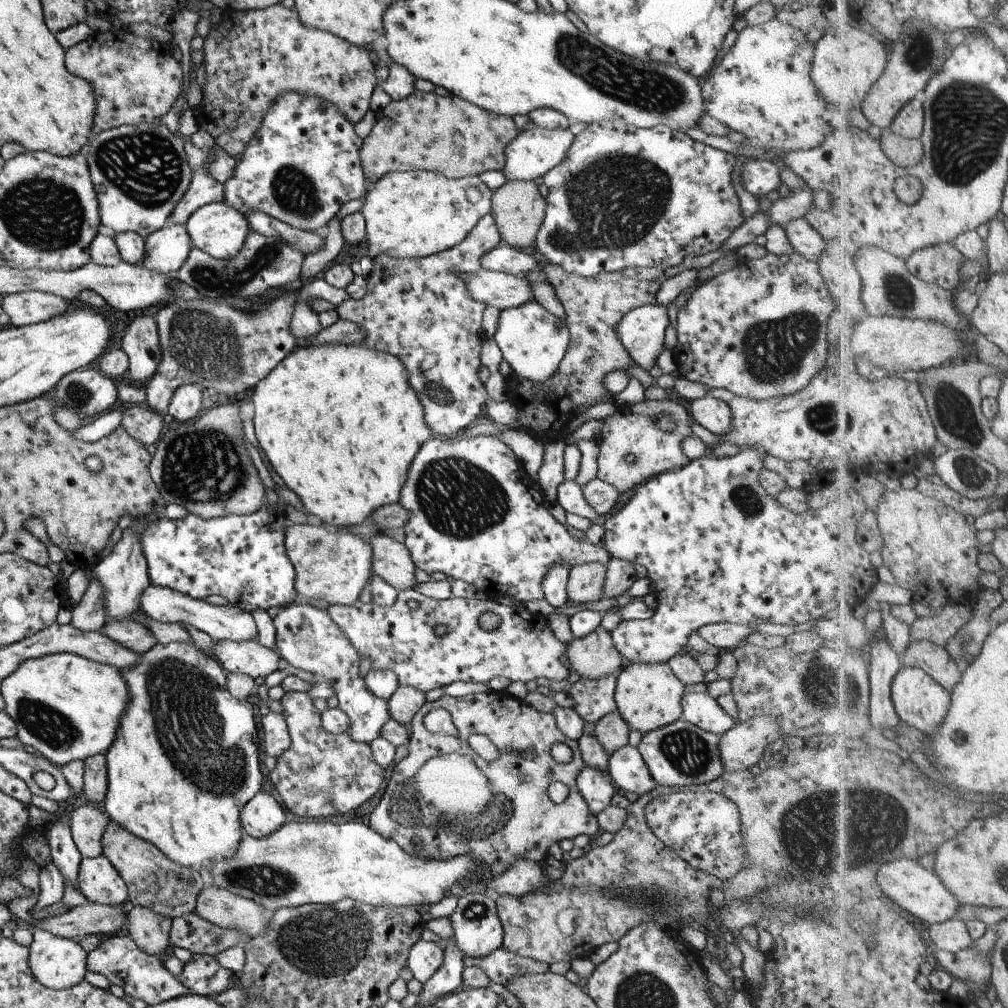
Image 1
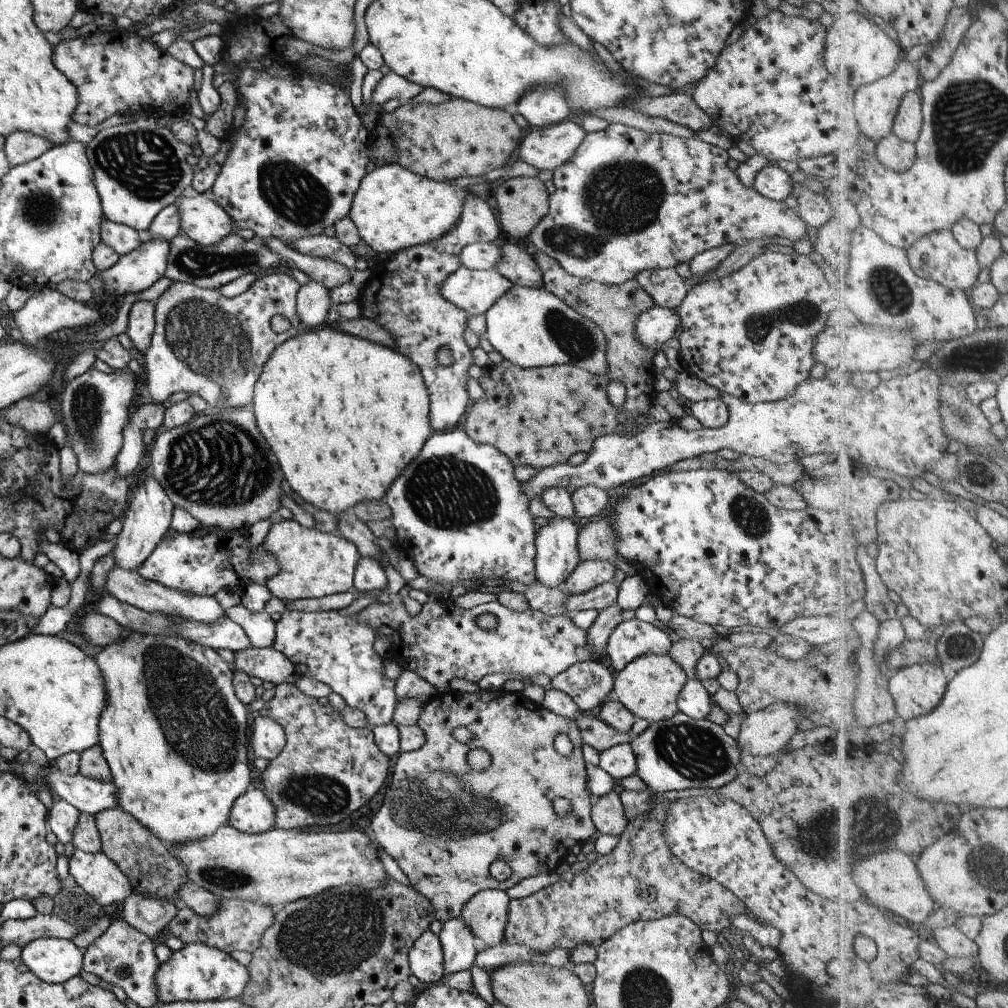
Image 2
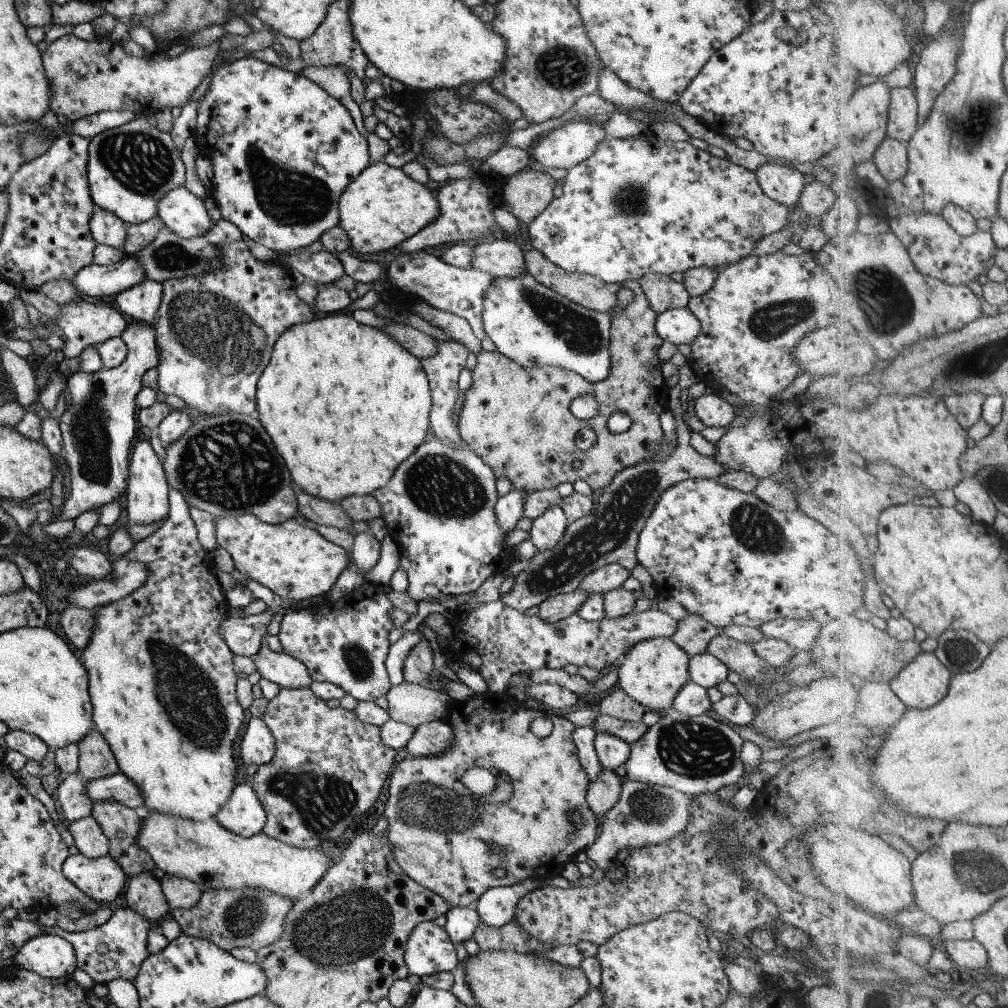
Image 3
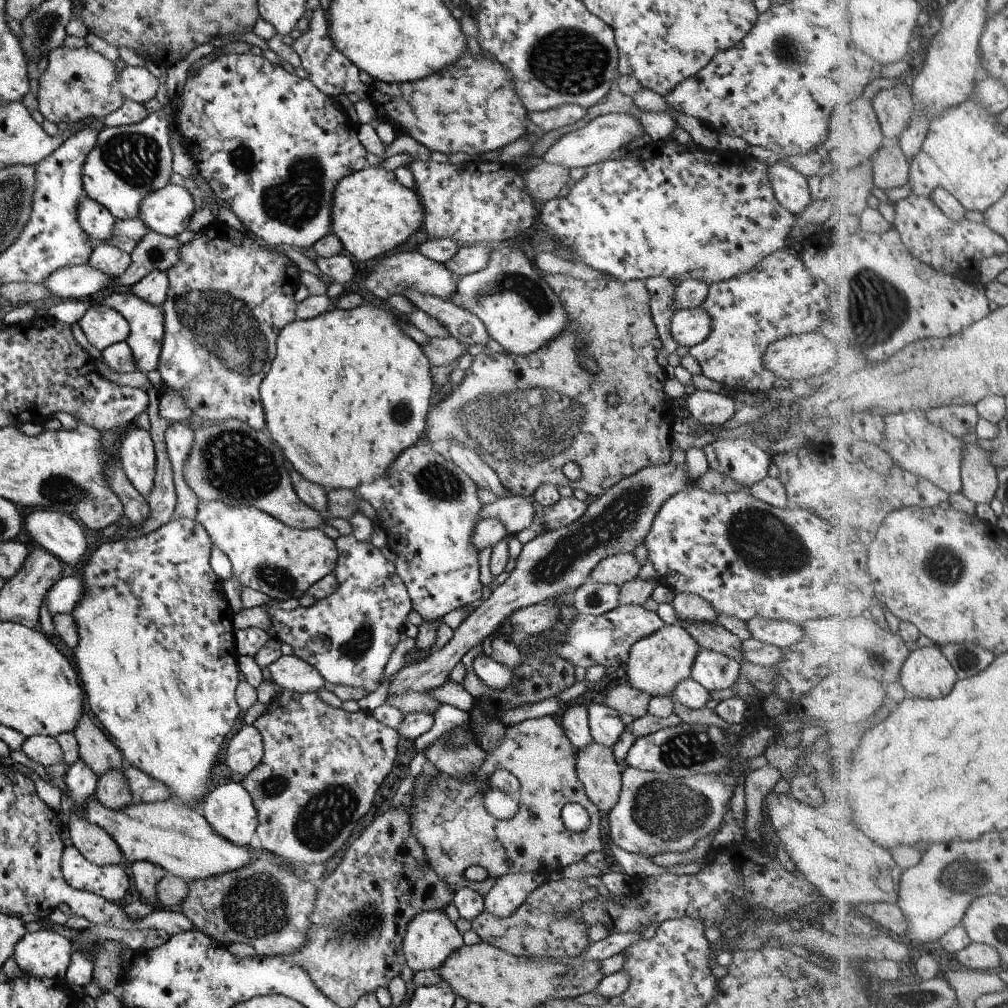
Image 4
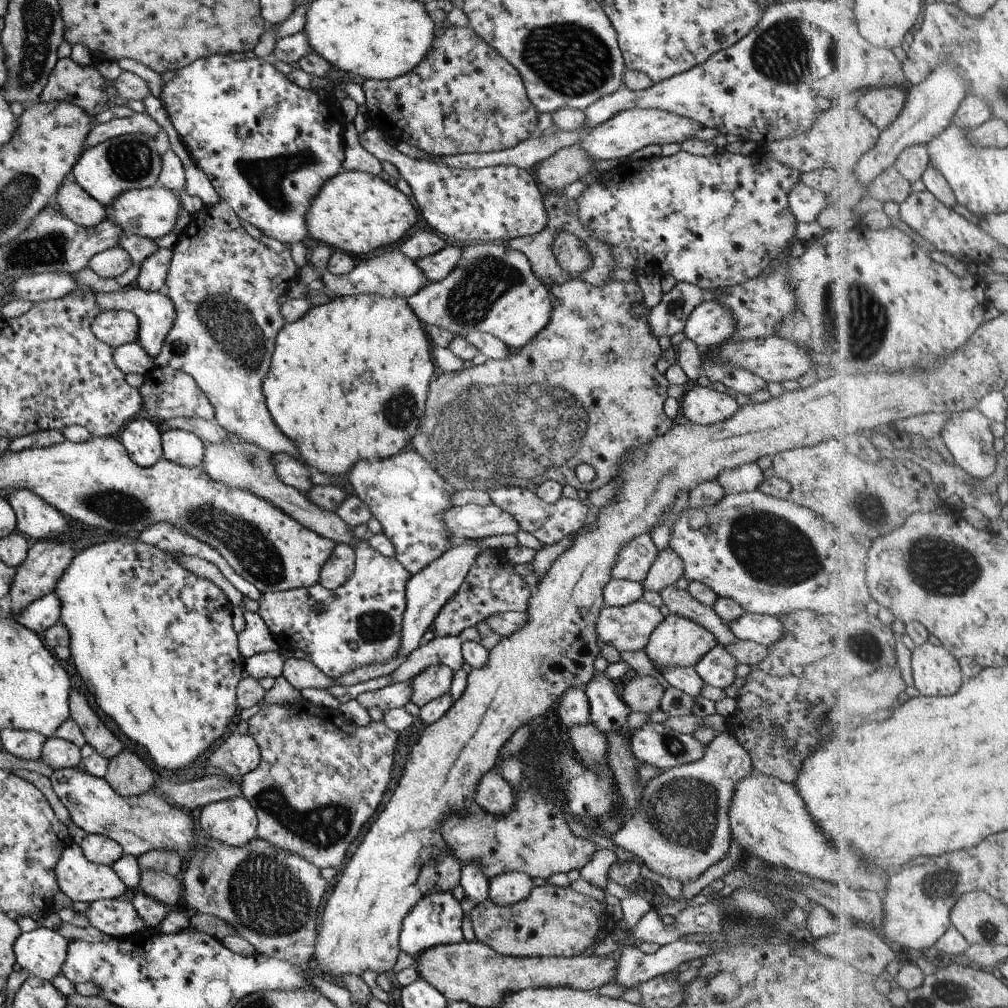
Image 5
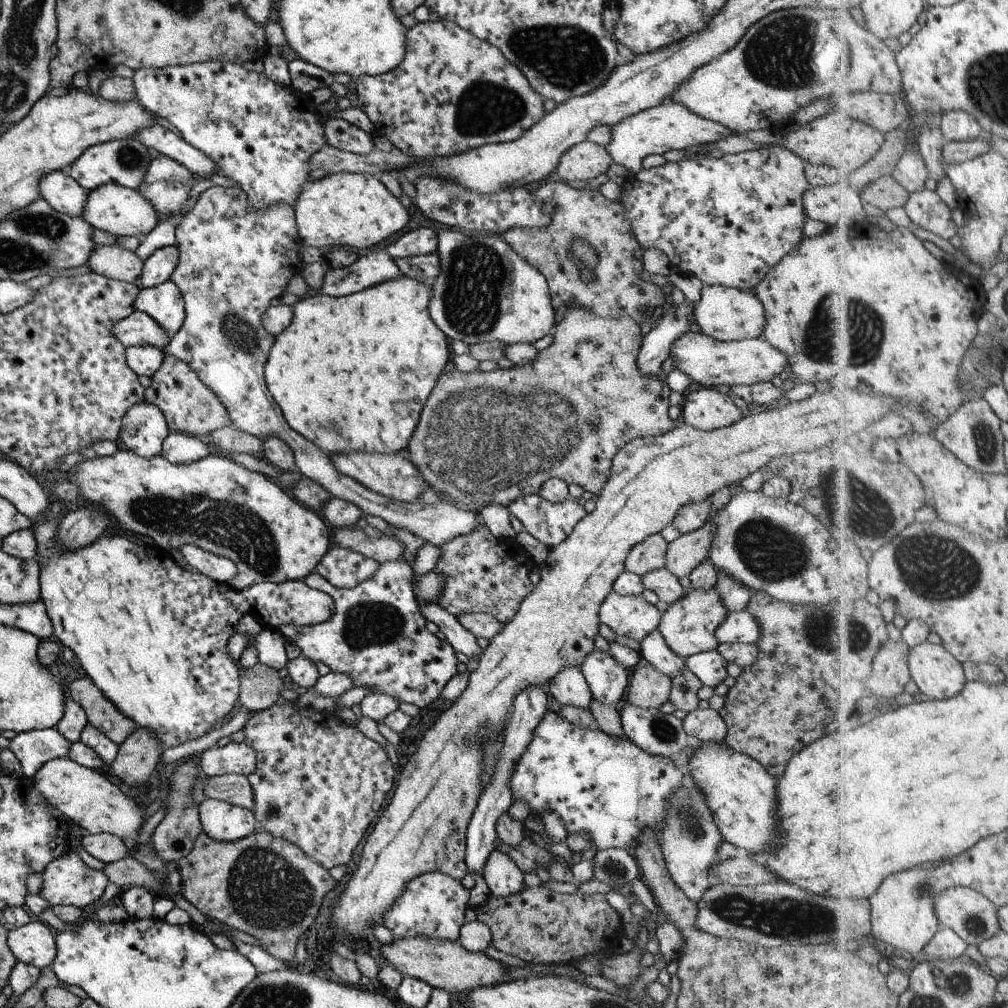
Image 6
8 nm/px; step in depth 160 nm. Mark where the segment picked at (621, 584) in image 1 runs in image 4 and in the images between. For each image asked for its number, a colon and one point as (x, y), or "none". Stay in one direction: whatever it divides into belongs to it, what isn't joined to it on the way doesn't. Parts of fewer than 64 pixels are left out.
2: (598, 598)
3: (554, 608)
4: (538, 618)

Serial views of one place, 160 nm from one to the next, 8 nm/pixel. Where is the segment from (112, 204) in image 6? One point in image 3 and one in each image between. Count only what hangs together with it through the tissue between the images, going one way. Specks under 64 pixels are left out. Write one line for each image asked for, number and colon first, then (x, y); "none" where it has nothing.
3: (182, 213)
4: (167, 211)
5: (150, 212)

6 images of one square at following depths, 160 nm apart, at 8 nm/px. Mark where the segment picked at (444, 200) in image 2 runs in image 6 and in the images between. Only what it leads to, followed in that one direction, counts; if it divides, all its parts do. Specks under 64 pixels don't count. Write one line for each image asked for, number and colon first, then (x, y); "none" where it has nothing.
3: (382, 207)
4: (371, 213)
5: (354, 212)
6: (354, 210)

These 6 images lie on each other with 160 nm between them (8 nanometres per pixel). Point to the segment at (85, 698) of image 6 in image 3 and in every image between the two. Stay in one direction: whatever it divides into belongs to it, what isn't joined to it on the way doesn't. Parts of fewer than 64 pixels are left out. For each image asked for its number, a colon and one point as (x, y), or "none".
3: (95, 760)
4: (94, 749)
5: (95, 733)

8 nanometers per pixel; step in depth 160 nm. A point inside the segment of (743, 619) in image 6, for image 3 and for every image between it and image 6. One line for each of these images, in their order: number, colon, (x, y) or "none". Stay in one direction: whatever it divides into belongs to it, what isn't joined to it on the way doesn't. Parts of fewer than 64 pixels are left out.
3: (800, 634)
4: (782, 634)
5: (761, 629)

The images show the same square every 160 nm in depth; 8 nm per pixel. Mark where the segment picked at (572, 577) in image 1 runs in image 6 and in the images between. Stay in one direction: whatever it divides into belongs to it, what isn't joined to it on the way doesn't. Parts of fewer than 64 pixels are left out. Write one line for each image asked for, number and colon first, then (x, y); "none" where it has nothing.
2: (590, 573)
3: (609, 577)
4: (620, 568)
5: (632, 563)
6: (648, 555)

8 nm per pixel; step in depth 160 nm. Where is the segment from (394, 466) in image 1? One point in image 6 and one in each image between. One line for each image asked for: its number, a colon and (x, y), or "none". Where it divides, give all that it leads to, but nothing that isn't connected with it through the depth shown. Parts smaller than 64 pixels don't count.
2: (343, 416)
3: (343, 404)
4: (347, 391)
5: (347, 382)
6: (339, 372)

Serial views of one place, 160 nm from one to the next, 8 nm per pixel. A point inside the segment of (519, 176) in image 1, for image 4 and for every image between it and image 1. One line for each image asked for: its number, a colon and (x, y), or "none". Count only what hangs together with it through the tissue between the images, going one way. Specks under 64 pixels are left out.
2: (547, 148)
3: (572, 142)
4: (599, 139)

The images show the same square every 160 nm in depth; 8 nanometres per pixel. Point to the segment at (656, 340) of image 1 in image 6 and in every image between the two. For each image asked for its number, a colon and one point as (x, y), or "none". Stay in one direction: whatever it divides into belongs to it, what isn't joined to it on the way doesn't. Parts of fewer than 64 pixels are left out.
2: (656, 325)
3: (678, 326)
4: (689, 326)
5: (709, 324)
6: (723, 313)

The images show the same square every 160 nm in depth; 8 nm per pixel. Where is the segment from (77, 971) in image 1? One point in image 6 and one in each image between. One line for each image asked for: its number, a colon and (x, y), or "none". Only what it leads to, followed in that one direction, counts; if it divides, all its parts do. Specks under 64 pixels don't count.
2: (52, 960)
3: (49, 956)
4: (43, 954)
5: (41, 953)
6: (32, 943)

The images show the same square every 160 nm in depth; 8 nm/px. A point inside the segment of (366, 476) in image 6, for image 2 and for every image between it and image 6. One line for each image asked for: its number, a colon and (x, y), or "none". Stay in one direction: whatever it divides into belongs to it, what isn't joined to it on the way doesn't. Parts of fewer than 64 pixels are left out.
2: (459, 514)
3: (437, 507)
4: (428, 508)
5: (407, 498)

